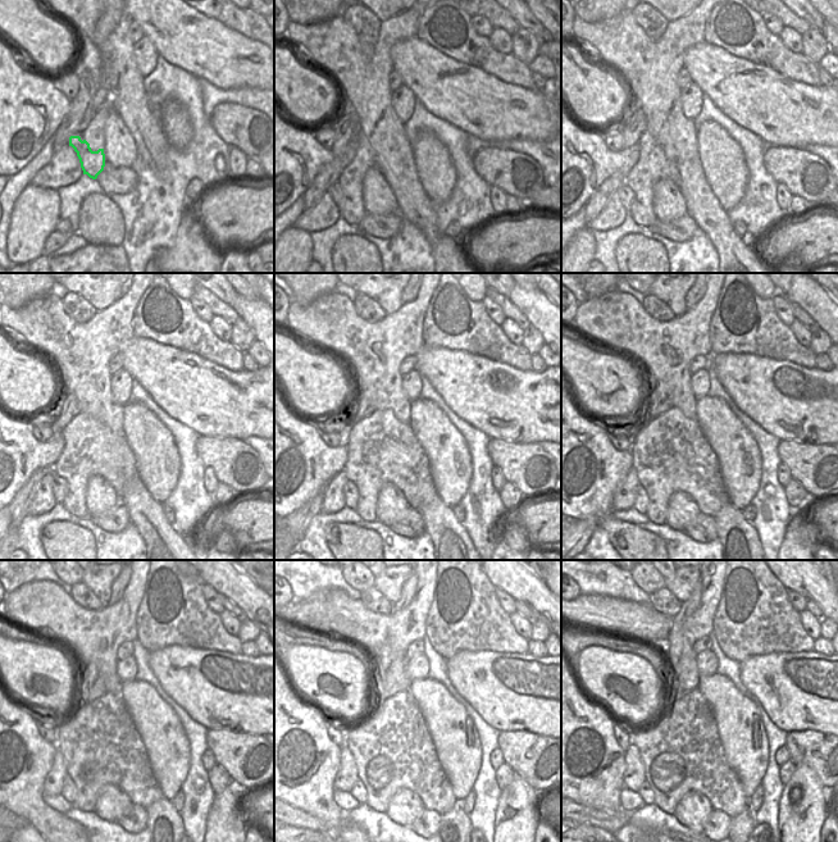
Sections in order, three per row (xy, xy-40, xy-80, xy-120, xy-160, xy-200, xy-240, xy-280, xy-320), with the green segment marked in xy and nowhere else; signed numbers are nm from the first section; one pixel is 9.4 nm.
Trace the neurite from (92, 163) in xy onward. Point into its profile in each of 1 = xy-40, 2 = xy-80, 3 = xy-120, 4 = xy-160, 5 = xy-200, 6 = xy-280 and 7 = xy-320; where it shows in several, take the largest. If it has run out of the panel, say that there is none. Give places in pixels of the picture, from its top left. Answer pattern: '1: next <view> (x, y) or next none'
1: next xy-40 (378, 196)
2: next xy-80 (669, 204)
3: next xy-120 (100, 496)
4: next xy-160 (391, 504)
5: next xy-200 (682, 511)
6: next xy-280 (405, 806)
7: next xy-320 (692, 810)

